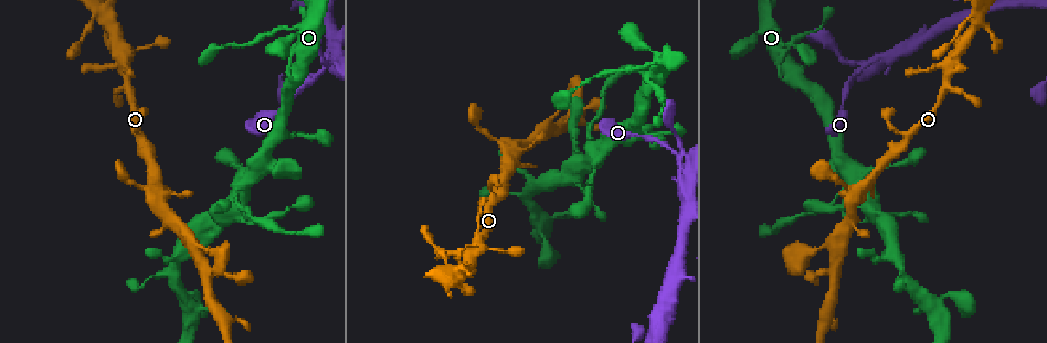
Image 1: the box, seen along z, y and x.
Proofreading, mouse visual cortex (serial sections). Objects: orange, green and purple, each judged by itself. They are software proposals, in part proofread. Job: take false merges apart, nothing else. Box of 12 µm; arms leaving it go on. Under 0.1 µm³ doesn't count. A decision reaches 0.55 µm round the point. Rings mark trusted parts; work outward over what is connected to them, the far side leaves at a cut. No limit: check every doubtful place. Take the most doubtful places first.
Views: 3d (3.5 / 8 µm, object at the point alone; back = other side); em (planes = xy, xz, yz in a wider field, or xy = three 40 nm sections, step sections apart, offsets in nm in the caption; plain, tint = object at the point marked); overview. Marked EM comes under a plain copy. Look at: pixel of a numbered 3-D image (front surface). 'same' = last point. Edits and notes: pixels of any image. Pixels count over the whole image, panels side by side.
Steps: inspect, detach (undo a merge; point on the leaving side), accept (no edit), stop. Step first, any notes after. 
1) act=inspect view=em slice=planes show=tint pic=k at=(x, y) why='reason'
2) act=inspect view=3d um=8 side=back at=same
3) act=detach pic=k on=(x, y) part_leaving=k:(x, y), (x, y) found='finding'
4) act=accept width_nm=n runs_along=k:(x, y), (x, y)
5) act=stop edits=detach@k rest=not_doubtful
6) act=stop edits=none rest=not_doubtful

act=inspect view=3d um=3.5 pic=1 at=(330, 64) why='four arms meet'

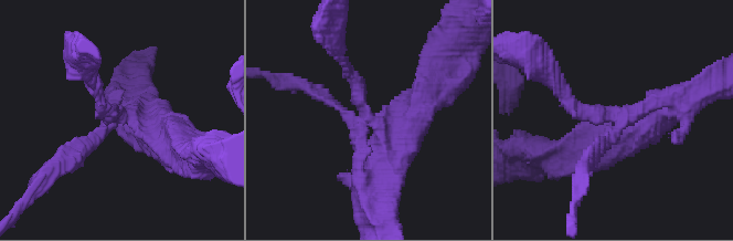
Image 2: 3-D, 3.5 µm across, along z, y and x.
act=inspect view=em slice=xy step=2 show=tint pic=2 at=(359, 126) arms=4 arm_widths_nm=200,200,300,350

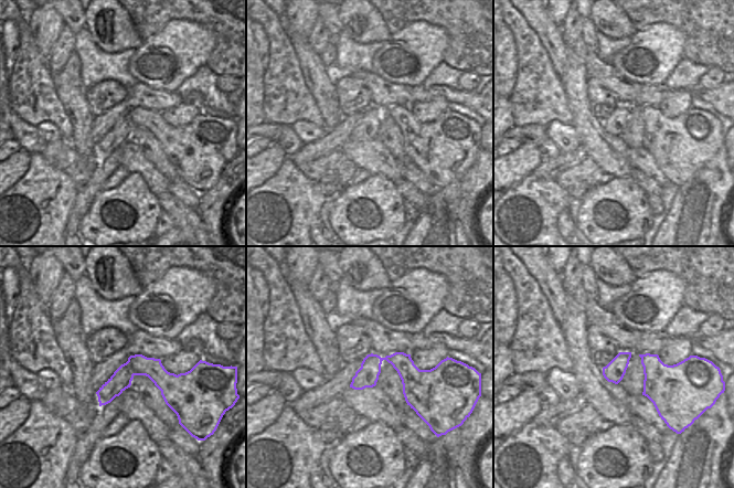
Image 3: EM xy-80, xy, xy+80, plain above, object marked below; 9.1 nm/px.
act=inspect view=em slice=xy step=5 show=tint at=same

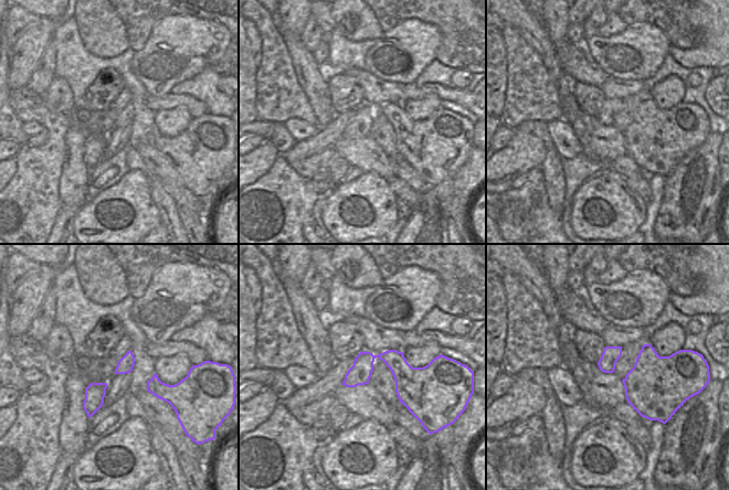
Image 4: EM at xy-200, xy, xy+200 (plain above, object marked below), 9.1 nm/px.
act=accept width_nm=200 runs_along=4:(420, 376), (374, 357), (346, 382) found='one cell here'

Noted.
act=inspect view=3d um=3.5 side=back pic=1 at=(237, 199) why='narrows sharply'

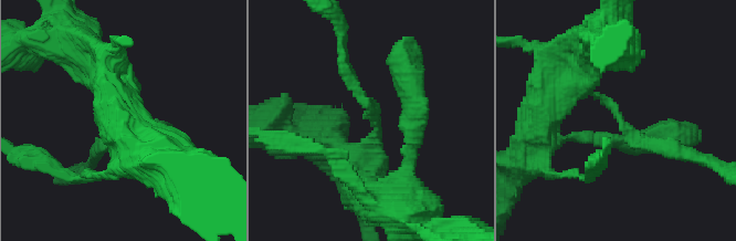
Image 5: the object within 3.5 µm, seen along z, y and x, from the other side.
act=inspect view=em slice=planes show=tint pic=5 at=(376, 116) arm_widths_nm=200,300 why='shape alone is not enough'

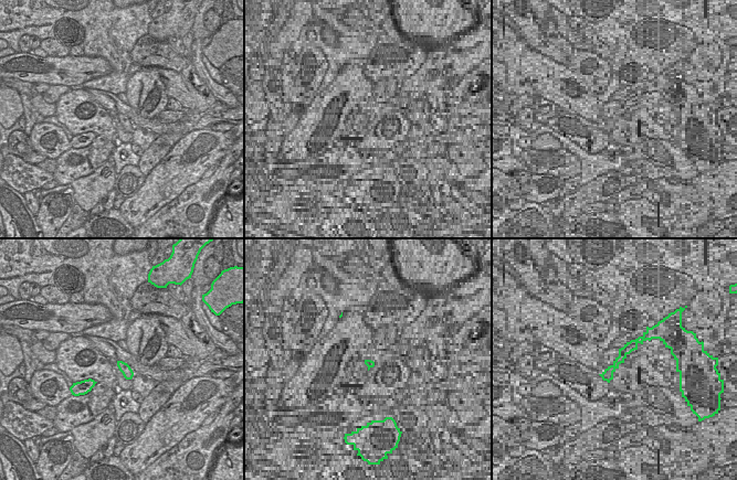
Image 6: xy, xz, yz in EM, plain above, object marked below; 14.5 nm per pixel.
act=accept found='continuous, no second cell'

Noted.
act=inspect view=3d um=3.5 side=back pic=1 at=(99, 12) why='small branch off a trunk'

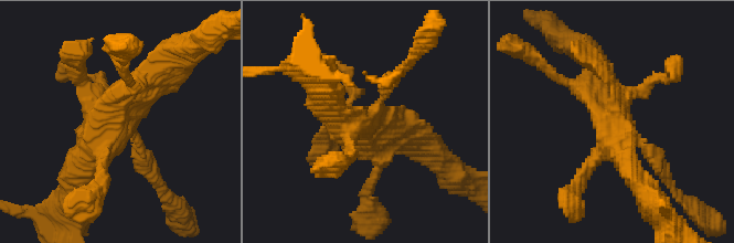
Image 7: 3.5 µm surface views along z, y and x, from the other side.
act=inspect view=em slice=xy step=5 show=tint pic=7 at=(114, 123)

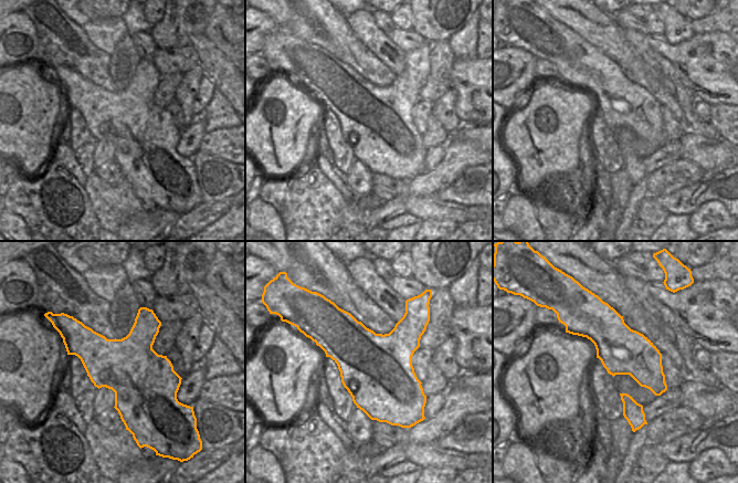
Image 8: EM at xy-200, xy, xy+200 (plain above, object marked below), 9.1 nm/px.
act=accept runs_along=7:(327, 99), (363, 122), (394, 76) found='all the same cell'

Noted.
act=stop edits=none rest=not_doubtful

